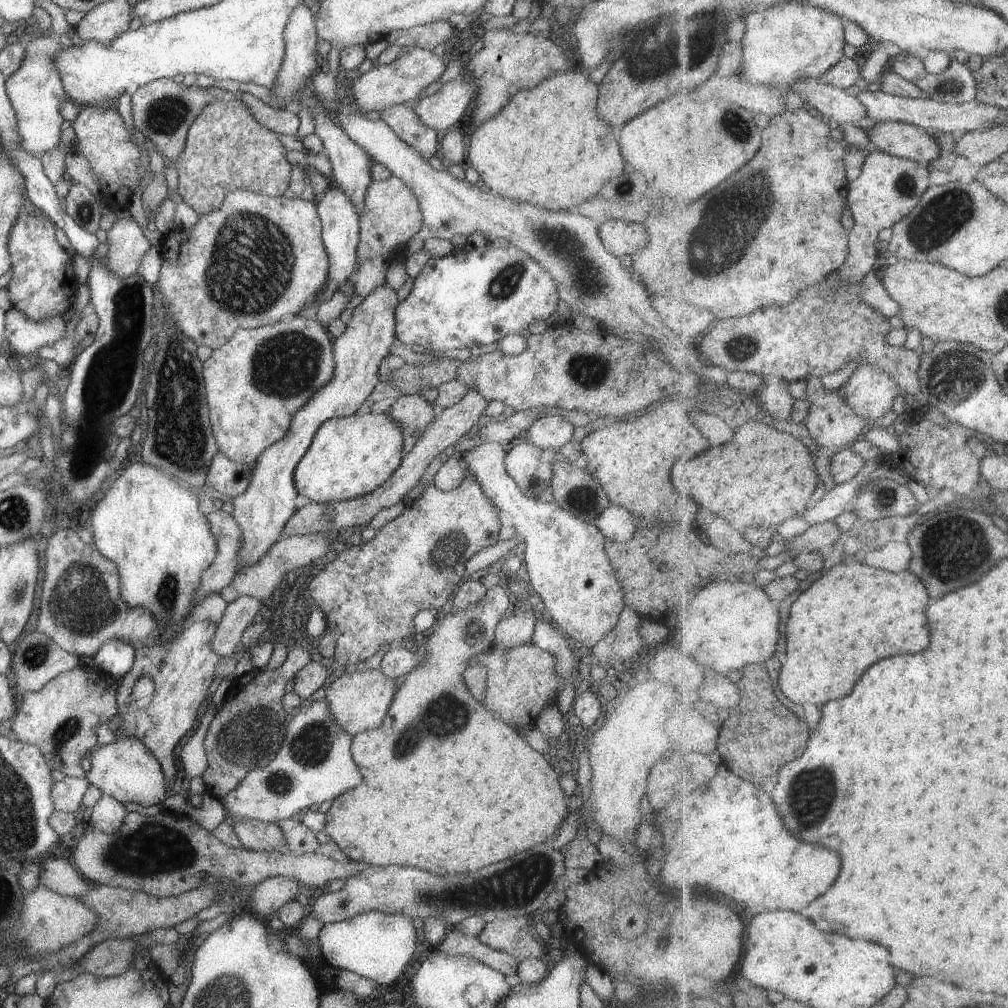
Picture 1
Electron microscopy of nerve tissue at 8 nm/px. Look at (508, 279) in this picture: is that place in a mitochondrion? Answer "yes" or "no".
yes

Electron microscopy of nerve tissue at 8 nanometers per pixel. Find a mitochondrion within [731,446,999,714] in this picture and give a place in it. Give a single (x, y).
(942, 568)

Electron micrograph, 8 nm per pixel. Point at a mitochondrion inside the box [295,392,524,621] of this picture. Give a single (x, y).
(451, 544)

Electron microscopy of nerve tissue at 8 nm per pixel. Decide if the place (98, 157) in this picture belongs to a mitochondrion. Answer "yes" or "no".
no

